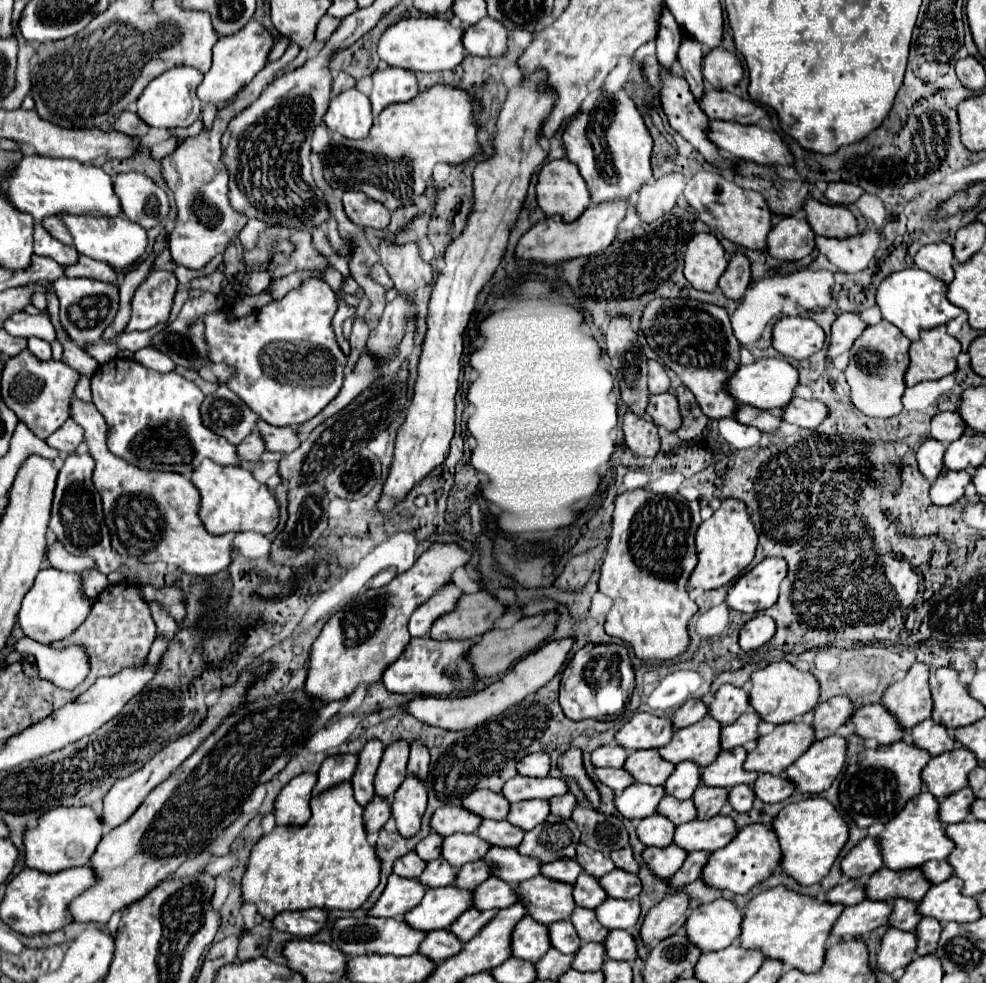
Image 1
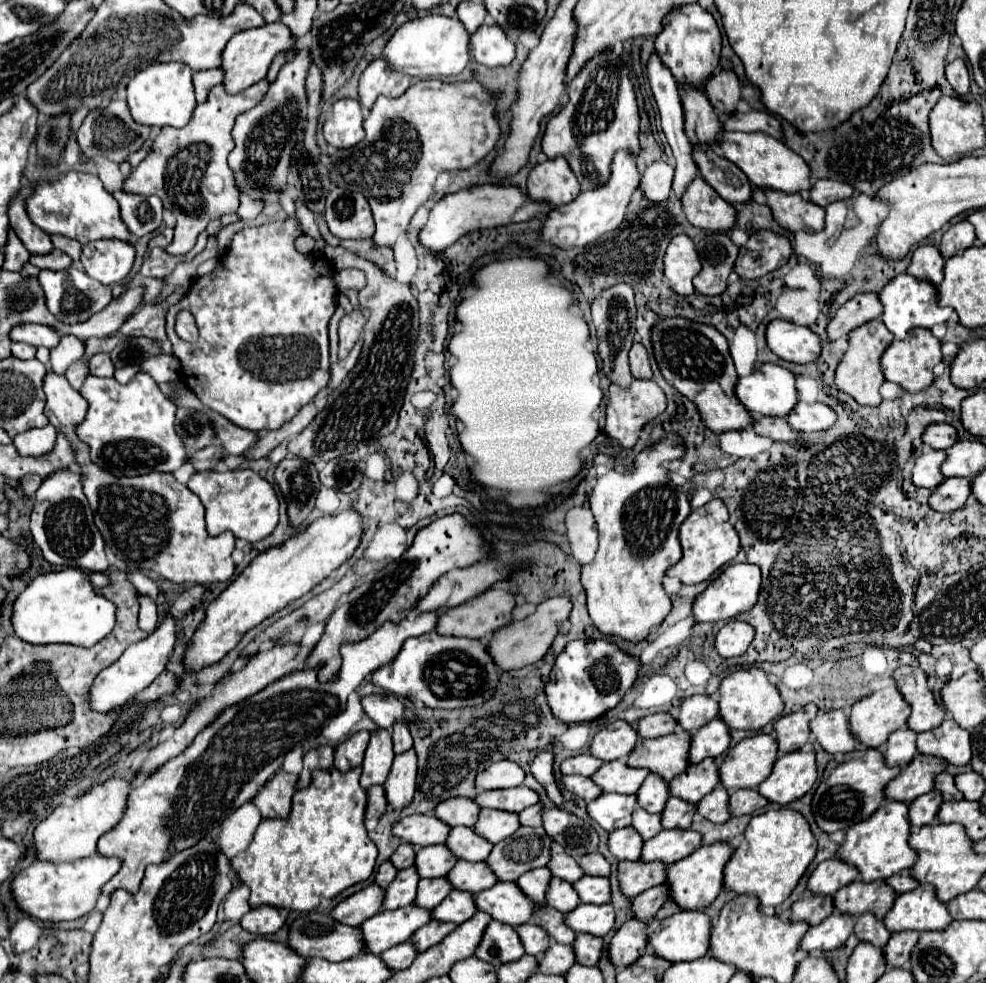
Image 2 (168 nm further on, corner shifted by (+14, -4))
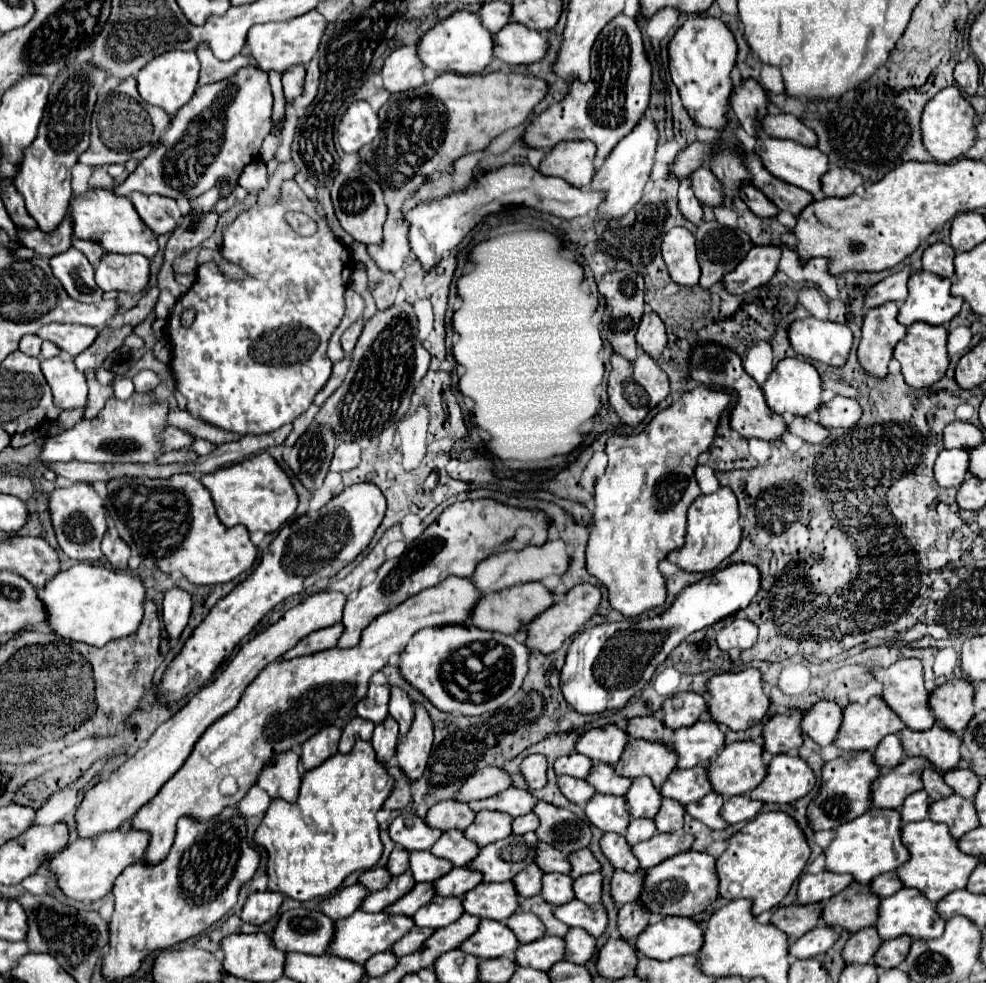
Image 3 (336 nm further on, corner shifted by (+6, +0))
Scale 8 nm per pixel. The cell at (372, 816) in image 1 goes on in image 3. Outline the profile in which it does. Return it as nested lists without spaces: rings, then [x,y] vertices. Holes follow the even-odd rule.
[[[392,764],[392,766],[388,768],[388,774],[394,776],[396,786],[394,786],[392,794],[388,796],[388,800],[384,802],[384,808],[386,808],[386,810],[404,810],[404,808],[408,806],[408,802],[412,800],[410,782],[406,780],[406,774],[398,768],[398,764]]]

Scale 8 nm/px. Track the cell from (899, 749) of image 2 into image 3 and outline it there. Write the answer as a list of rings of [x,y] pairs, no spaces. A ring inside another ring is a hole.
[[[888,734],[880,744],[878,748],[874,750],[874,762],[882,768],[882,770],[892,770],[900,764],[902,760],[902,744],[898,740],[898,734]]]

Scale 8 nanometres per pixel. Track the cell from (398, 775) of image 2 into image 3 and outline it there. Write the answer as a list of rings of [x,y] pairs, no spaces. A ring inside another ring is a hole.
[[[414,702],[414,720],[410,732],[398,738],[396,760],[410,780],[422,776],[434,740],[434,724],[422,704]]]

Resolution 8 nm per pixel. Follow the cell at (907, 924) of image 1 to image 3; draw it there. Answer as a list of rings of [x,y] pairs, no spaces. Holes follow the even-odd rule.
[[[864,928],[862,932],[850,936],[842,950],[842,960],[844,964],[868,964],[880,944],[882,940],[878,932],[874,928]]]

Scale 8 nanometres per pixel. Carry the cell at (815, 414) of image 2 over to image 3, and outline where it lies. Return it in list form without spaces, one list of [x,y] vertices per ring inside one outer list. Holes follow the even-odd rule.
[[[836,396],[818,410],[818,422],[826,428],[852,428],[862,416],[862,408],[854,398]]]

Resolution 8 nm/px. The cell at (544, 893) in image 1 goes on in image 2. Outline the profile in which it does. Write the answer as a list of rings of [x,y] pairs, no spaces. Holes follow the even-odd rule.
[[[498,882],[476,894],[476,908],[490,914],[494,920],[518,928],[520,924],[530,922],[534,908],[542,908],[542,904],[534,904],[534,900],[530,902],[524,892],[520,892],[516,882]]]

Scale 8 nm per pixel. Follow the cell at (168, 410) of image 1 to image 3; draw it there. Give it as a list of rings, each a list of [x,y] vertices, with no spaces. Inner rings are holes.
[[[132,394],[126,402],[110,398],[104,406],[104,410],[92,418],[78,422],[74,428],[58,434],[58,436],[46,436],[42,452],[38,456],[38,462],[42,466],[56,464],[56,462],[156,462],[156,458],[162,454],[162,444],[160,444],[160,434],[166,428],[166,412],[168,404],[158,404],[154,402],[154,394]]]

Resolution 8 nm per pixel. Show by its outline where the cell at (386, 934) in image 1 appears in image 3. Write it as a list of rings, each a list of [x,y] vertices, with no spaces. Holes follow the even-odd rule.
[[[294,908],[280,914],[280,920],[272,932],[274,946],[282,952],[324,954],[334,936],[334,922],[320,910]]]

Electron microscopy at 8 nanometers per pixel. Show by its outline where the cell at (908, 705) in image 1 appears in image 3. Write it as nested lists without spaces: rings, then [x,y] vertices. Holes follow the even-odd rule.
[[[872,696],[866,704],[848,704],[842,710],[842,726],[834,740],[840,750],[874,752],[878,742],[888,734],[898,734],[902,720],[886,706],[880,696]]]

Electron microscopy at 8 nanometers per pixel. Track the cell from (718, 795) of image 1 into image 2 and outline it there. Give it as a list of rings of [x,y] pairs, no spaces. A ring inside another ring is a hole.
[[[670,796],[664,812],[662,812],[662,826],[664,828],[690,828],[692,818],[696,814],[696,804],[686,800],[678,800],[678,796]]]

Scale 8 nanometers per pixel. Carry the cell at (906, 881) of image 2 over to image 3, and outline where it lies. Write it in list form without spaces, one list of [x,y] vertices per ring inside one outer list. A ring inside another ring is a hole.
[[[886,872],[882,876],[876,876],[872,882],[870,882],[870,890],[878,896],[878,898],[886,898],[894,892],[898,892],[902,888],[902,882],[898,880],[896,872]]]

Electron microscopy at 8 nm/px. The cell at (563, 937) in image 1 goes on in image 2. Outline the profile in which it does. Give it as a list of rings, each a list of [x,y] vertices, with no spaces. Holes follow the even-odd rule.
[[[522,924],[516,928],[524,948],[526,948],[526,954],[532,954],[532,956],[542,956],[542,952],[546,952],[546,948],[550,946],[550,936],[546,936],[546,932],[542,932],[542,928],[538,928],[538,924]]]

